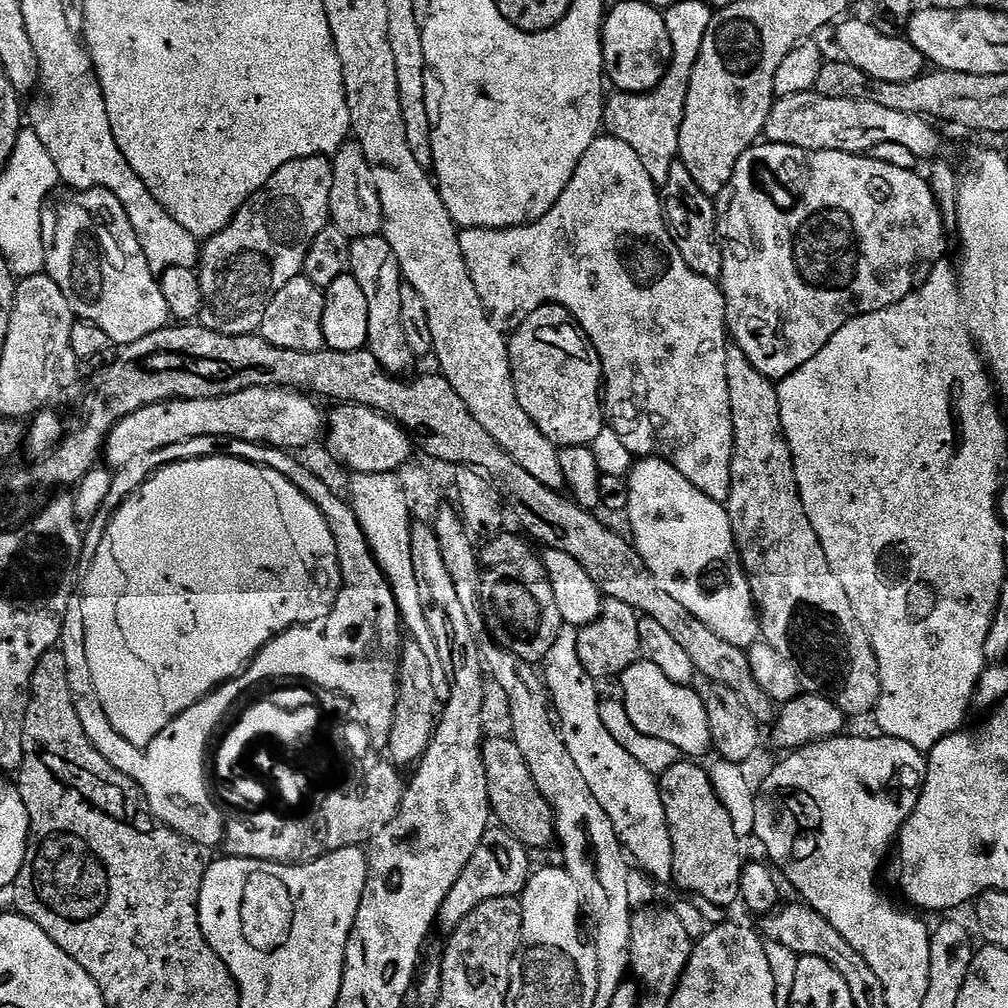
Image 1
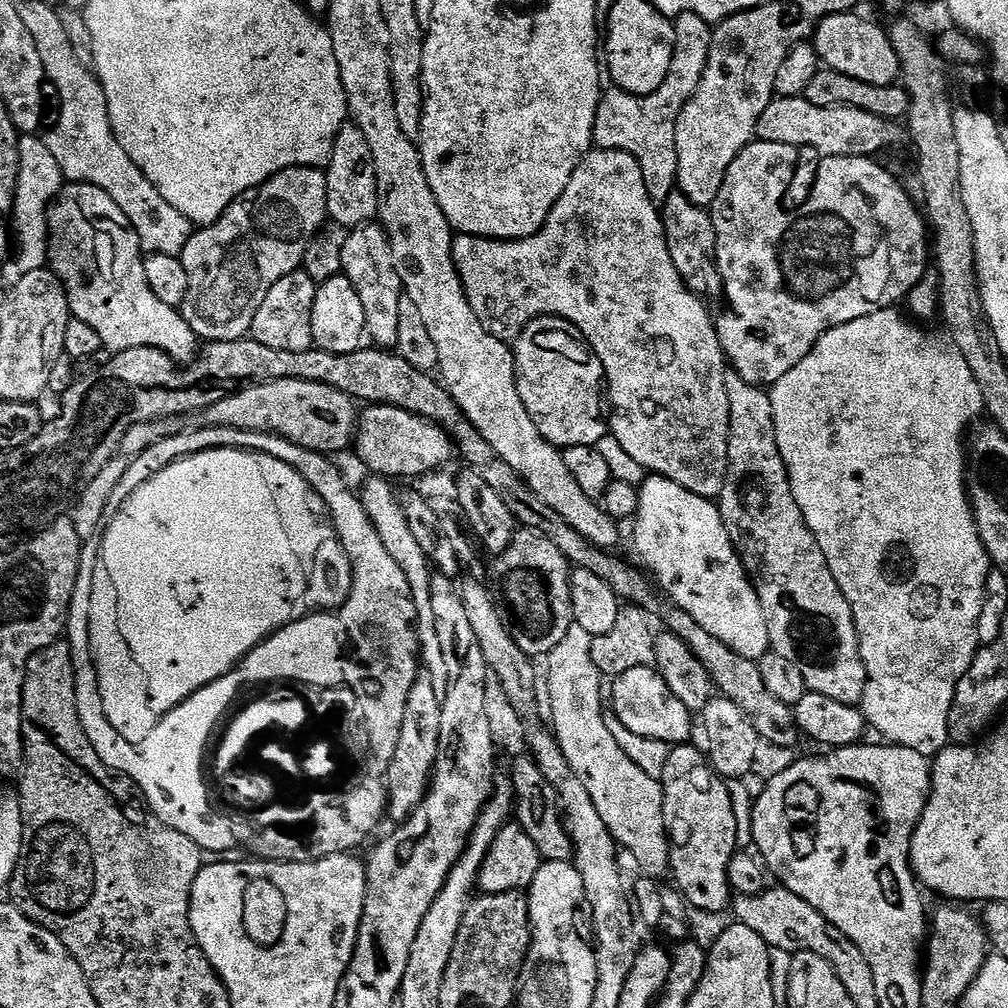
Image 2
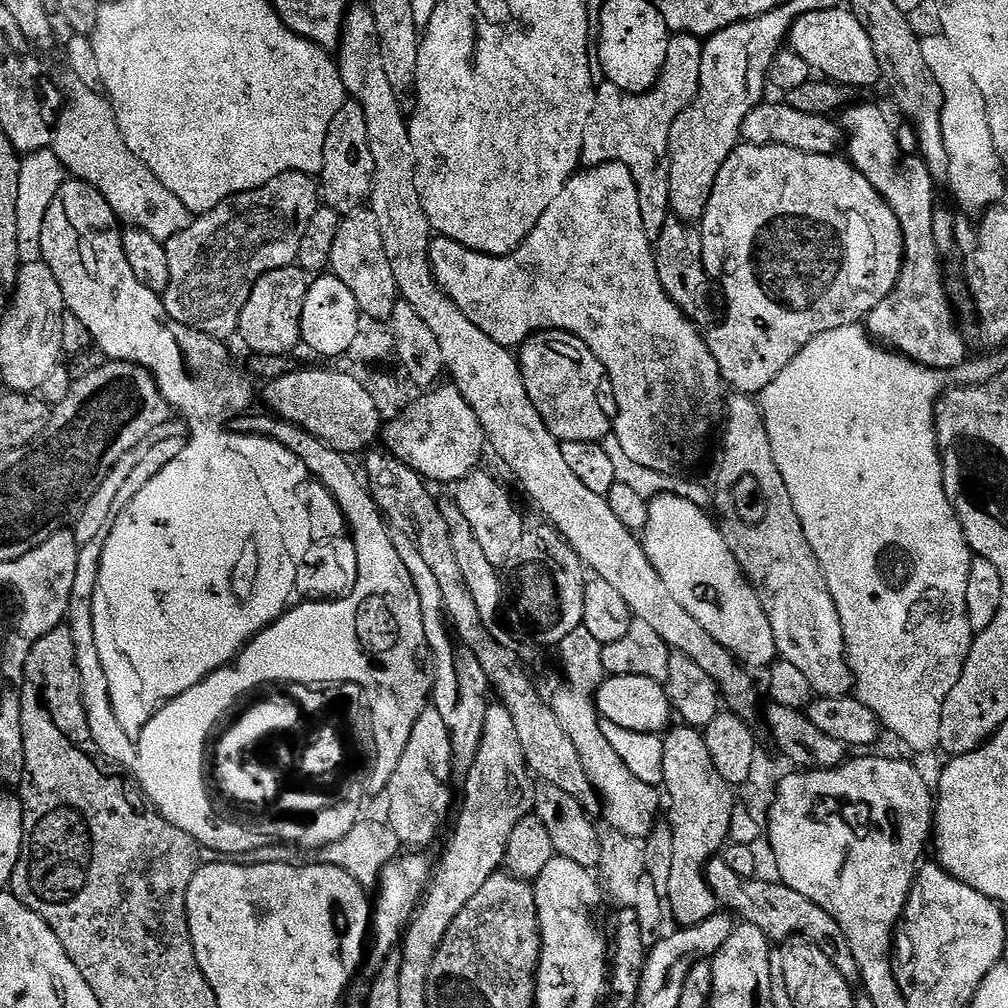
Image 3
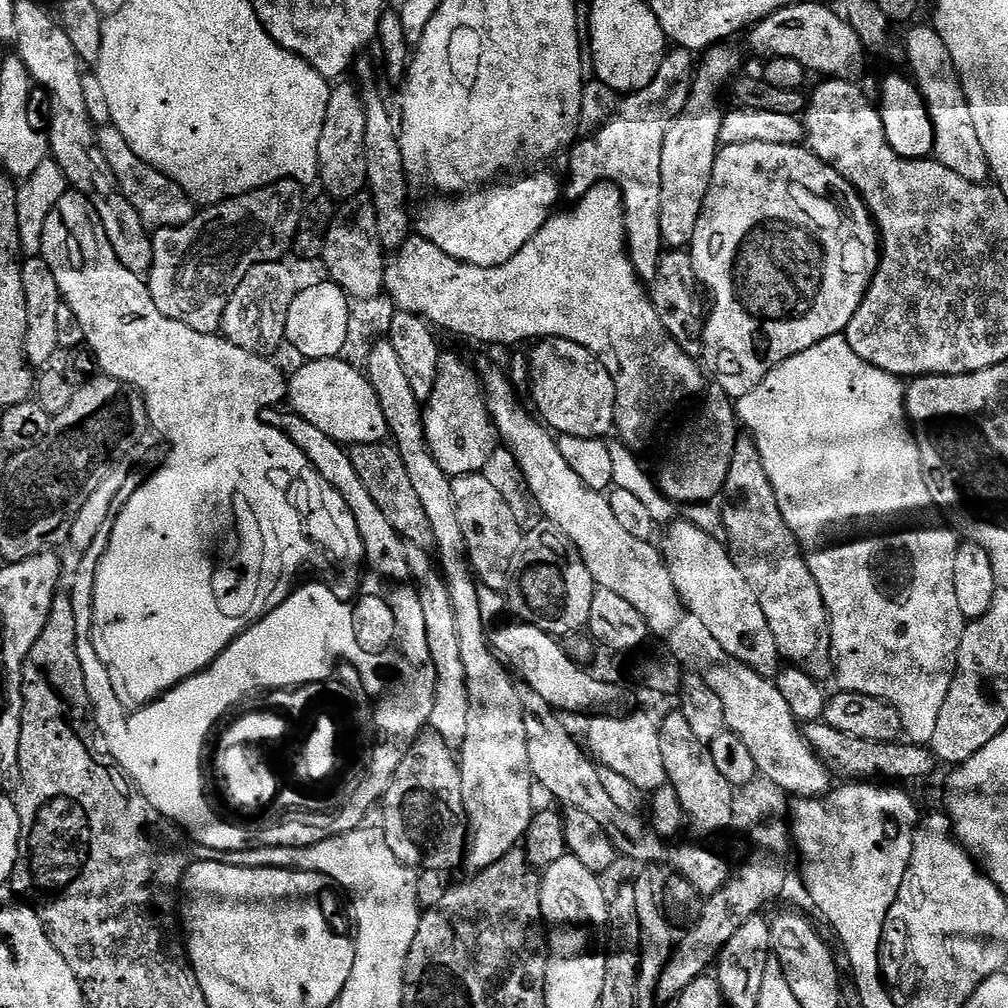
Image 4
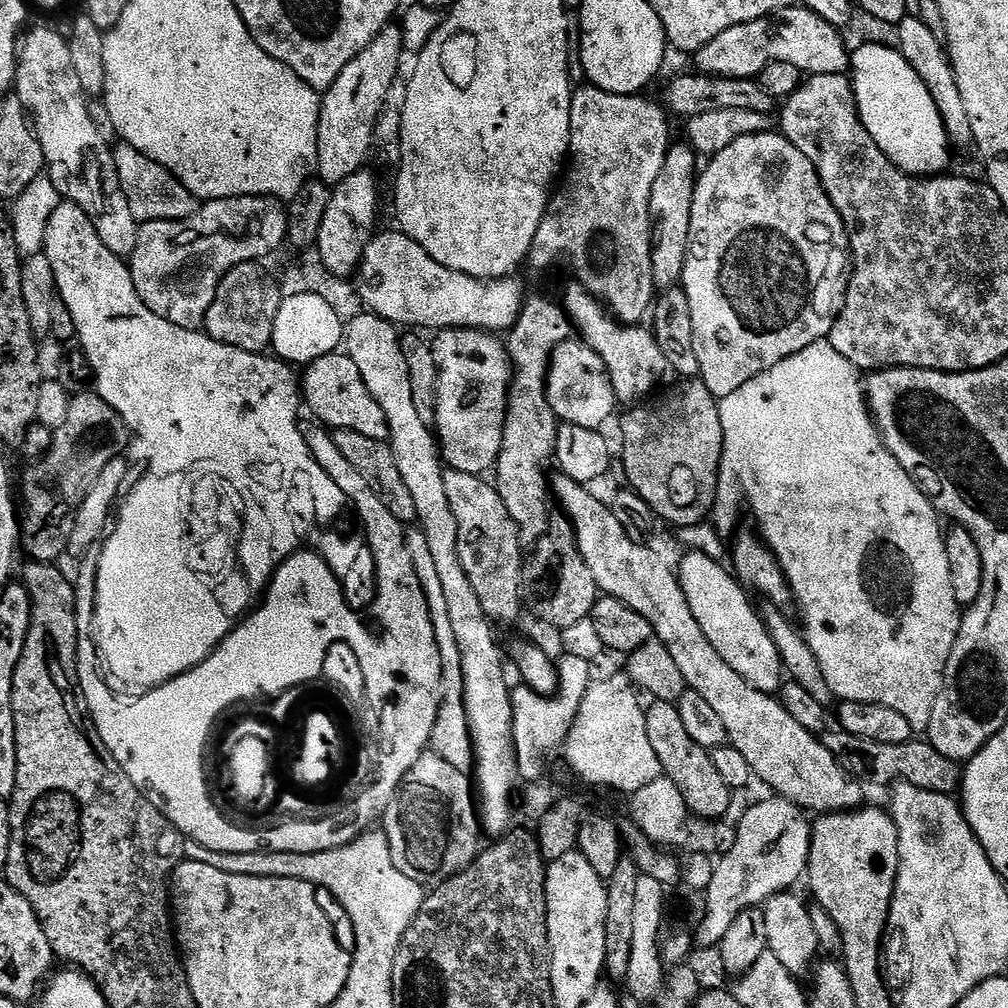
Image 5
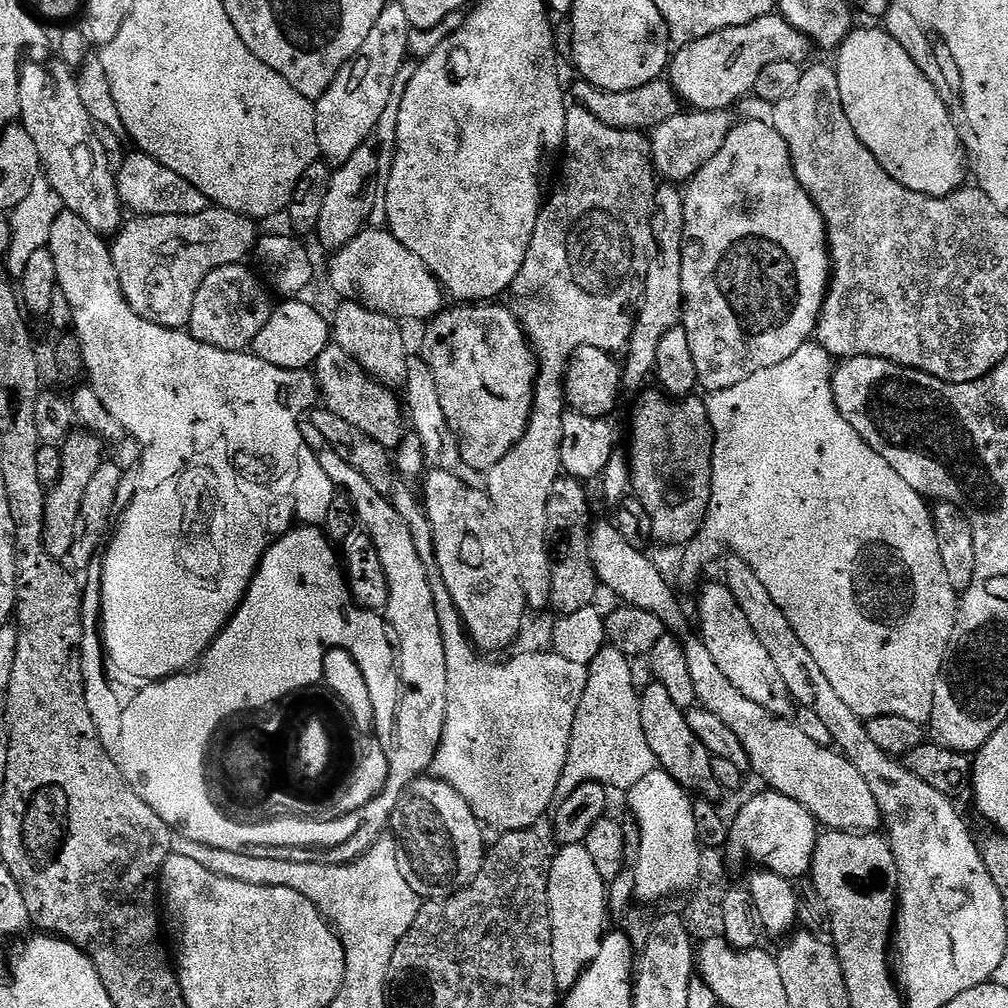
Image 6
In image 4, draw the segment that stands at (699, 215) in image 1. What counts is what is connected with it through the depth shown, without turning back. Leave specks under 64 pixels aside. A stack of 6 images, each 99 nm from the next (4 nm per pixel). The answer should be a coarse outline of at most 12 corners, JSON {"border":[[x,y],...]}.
{"border":[[668,250],[654,310],[686,354],[703,357],[706,300],[691,251]]}

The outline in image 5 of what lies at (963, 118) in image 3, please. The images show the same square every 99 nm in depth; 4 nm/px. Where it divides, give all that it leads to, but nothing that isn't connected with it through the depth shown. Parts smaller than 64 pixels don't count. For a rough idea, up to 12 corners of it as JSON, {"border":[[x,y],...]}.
{"border":[[908,14],[898,50],[926,82],[949,145],[973,147],[946,45]]}

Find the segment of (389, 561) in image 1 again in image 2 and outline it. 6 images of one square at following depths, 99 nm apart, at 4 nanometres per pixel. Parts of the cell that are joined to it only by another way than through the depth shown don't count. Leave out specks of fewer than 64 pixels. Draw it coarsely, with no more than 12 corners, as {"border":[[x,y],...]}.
{"border":[[373,475],[362,506],[416,607],[423,667],[443,698],[446,658],[430,608],[433,565],[407,525],[398,492]]}

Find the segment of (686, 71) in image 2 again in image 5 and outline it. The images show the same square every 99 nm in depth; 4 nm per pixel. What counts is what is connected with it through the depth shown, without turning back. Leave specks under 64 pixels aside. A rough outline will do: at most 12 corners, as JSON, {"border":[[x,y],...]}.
{"border":[[577,87],[527,263],[649,315],[670,116]]}

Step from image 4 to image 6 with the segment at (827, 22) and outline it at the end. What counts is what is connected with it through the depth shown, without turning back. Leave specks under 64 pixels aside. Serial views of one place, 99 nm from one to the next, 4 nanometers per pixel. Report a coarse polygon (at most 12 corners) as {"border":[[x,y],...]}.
{"border":[[779,14],[698,38],[670,60],[689,109],[728,110],[762,66],[804,62]]}

